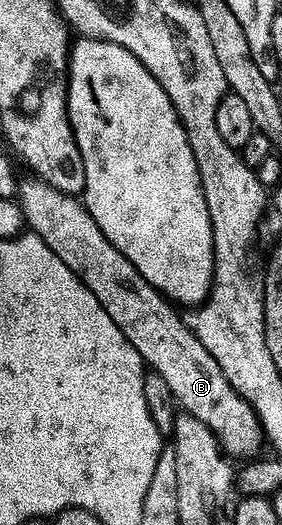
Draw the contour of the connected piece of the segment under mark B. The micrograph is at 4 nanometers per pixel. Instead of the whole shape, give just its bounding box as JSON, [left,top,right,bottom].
[18,178,266,457]

